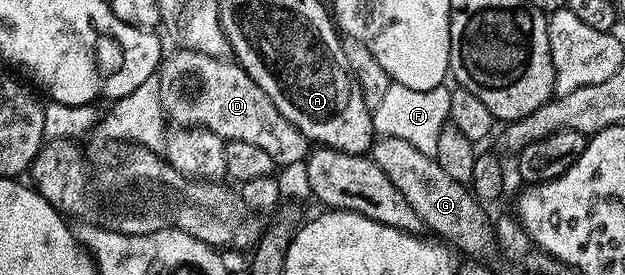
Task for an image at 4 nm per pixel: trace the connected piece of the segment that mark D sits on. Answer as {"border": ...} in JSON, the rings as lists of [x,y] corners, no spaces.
{"border":[[[178,48],[163,59],[157,73],[163,113],[175,125],[184,128],[207,128],[227,142],[252,142],[272,154],[275,165],[301,165],[312,151],[311,141],[252,82],[252,78],[233,59],[212,58],[190,48]]]}

